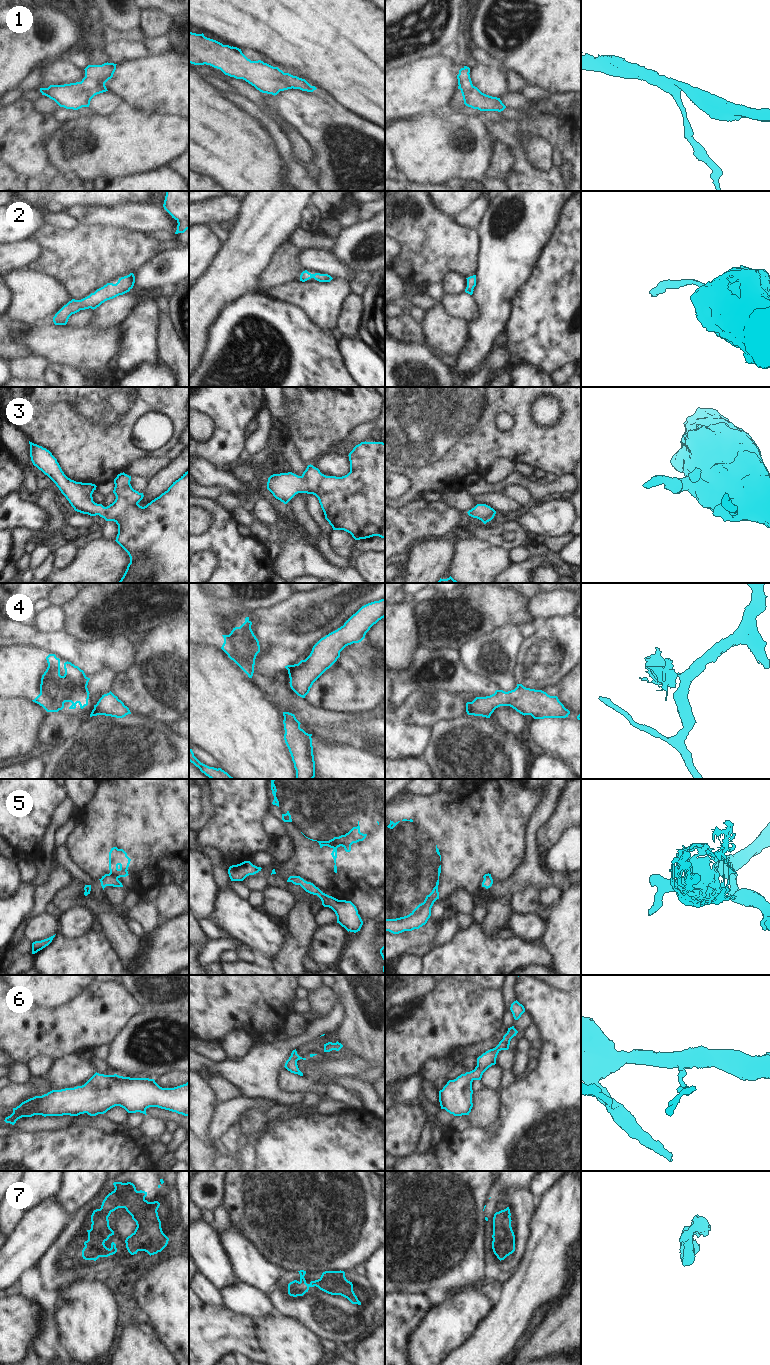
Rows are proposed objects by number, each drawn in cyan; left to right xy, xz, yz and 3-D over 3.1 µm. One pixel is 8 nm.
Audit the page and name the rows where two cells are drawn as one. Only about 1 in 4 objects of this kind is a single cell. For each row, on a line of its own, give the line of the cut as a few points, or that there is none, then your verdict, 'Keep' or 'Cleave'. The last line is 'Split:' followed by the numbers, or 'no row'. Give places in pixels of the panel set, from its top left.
1: No split. Keep
2: No split. Keep
3: No split. Keep
4: Split along yz (470, 702), (472, 714). Cleave
5: Split along xy (101, 878), (115, 877), (117, 879). Cleave
6: No split. Keep
7: Split along xy (100, 1208), (102, 1211), (101, 1216), (108, 1222). Cleave
Split: 4, 5, 7

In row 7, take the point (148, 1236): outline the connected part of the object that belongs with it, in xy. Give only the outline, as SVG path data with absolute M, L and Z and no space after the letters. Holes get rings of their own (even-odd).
M114 1182L113 1185L115 1189L102 1202L100 1209L103 1211L103 1215L100 1217L109 1222L108 1217L113 1211L118 1208L125 1208L137 1225L135 1231L125 1240L128 1252L134 1255L138 1251L145 1251L150 1256L161 1252L167 1246L169 1238L163 1233L161 1228L161 1221L157 1212L160 1203L158 1201L148 1202L145 1199L147 1192L137 1191L135 1185L131 1182Z

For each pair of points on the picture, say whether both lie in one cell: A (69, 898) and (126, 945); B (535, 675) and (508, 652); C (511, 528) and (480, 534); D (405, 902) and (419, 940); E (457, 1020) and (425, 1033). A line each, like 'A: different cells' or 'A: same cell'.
A: same cell
B: different cells
C: same cell
D: different cells
E: same cell

